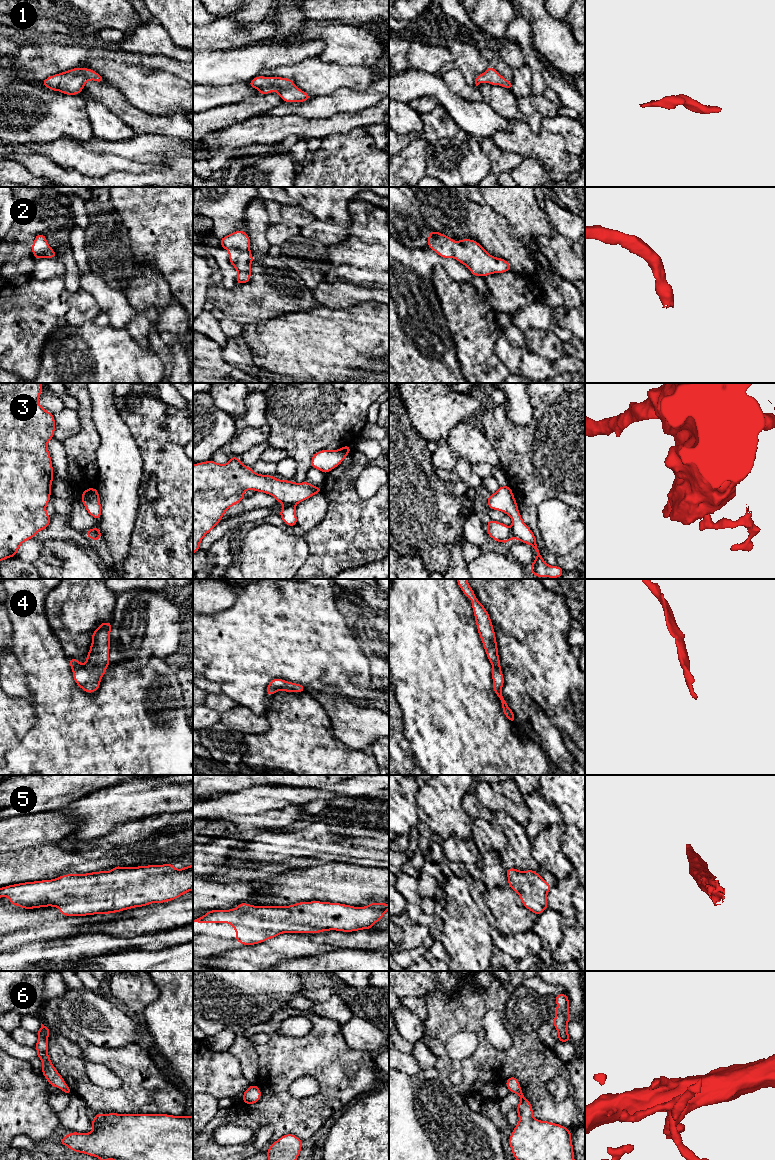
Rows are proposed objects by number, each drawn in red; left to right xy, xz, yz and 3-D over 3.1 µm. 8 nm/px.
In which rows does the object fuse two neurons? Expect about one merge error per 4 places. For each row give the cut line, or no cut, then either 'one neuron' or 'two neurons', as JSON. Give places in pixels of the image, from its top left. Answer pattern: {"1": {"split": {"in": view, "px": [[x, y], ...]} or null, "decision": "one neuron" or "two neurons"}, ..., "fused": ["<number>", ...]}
{"1": {"split": null, "decision": "one neuron"}, "2": {"split": null, "decision": "one neuron"}, "3": {"split": {"in": "xz", "px": [[294, 505], [284, 506]]}, "decision": "two neurons"}, "4": {"split": null, "decision": "one neuron"}, "5": {"split": null, "decision": "one neuron"}, "6": {"split": null, "decision": "one neuron"}, "fused": ["3"]}

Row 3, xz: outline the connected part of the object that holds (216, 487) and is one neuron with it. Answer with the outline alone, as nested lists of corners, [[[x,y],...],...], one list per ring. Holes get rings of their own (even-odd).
[[[235,456],[226,464],[213,460],[193,464],[193,554],[224,513],[245,498],[246,490],[269,494],[284,506],[295,506],[322,492],[306,481],[295,483],[257,474]]]

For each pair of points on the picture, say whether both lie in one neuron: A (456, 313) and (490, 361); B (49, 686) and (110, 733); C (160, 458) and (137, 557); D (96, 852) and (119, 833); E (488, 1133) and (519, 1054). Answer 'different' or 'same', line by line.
A: same
B: same
C: same
D: same
E: different

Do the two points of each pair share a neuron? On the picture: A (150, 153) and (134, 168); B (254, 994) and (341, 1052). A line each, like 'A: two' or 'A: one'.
A: two
B: two

